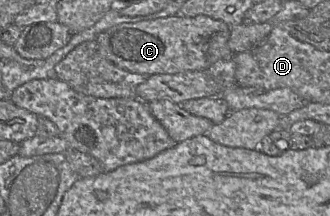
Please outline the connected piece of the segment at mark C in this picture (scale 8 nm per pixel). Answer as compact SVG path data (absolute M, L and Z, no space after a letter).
M169 16L115 25L100 33L95 41L117 67L145 76L207 71L218 60L233 59L229 48L230 29L209 16Z

